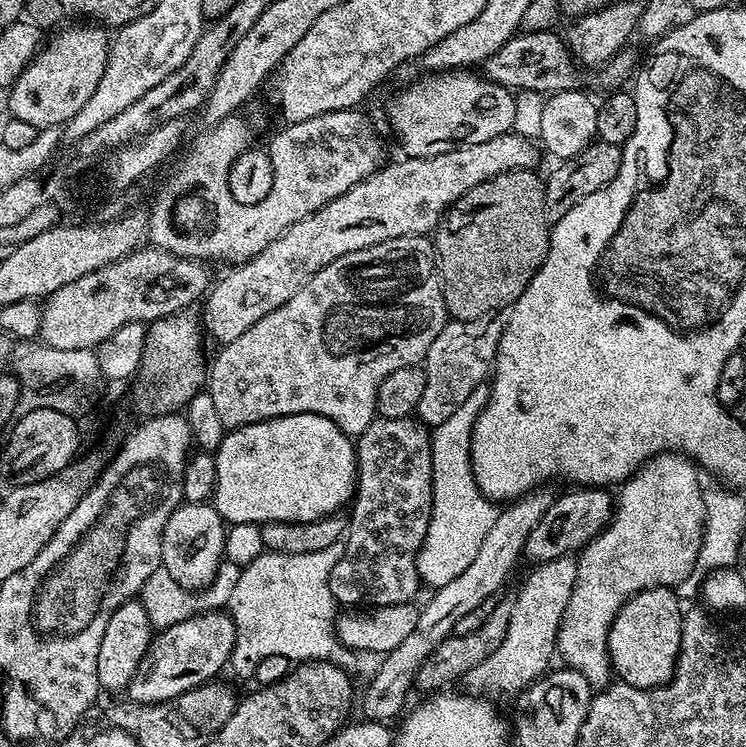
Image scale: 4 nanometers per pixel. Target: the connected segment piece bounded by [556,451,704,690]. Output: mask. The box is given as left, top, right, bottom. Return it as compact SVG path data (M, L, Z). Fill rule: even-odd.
M659 452L623 481L620 496L614 500L614 515L607 528L582 549L576 560L576 581L568 605L561 616L556 634L556 651L567 667L582 674L593 690L599 690L613 679L608 663L608 627L618 610L632 596L647 588L672 588L692 573L700 544L703 542L702 485L697 465L677 452Z

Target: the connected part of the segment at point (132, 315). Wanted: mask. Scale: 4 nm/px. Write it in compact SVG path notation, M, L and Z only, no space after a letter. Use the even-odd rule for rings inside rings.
M141 246L136 251L129 254L129 256L123 256L122 259L114 261L112 264L102 266L98 270L94 270L90 274L82 274L82 278L78 278L74 282L70 282L66 286L62 286L62 290L54 290L54 294L47 297L43 301L41 307L41 326L39 331L39 339L43 341L45 345L54 350L95 350L102 342L106 342L106 338L110 338L110 334L114 334L114 330L118 330L122 326L126 326L130 322L138 322L142 325L149 325L154 320L161 320L167 316L173 316L176 312L182 312L191 309L192 303L196 299L199 301L201 297L209 291L210 279L208 280L208 272L203 263L198 260L184 260L180 256L170 254L166 250L155 246Z

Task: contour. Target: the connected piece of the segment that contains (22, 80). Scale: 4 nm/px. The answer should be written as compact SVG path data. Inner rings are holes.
M76 26L61 27L55 33L57 36L49 42L48 49L46 44L24 73L13 82L12 87L7 89L11 118L21 119L38 129L60 128L67 125L74 114L82 110L82 106L86 106L98 82L102 82L108 61L110 36L100 26L72 27Z

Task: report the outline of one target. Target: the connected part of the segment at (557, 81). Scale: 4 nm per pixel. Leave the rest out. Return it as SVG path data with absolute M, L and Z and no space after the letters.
M522 32L513 36L505 45L490 55L482 63L482 76L502 87L522 91L534 91L541 94L553 92L571 92L577 87L577 61L568 48L563 35L555 36L556 32Z

